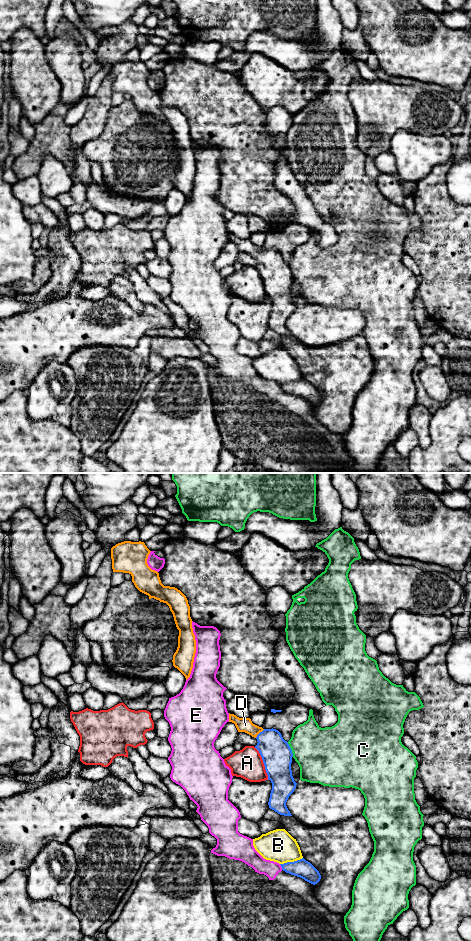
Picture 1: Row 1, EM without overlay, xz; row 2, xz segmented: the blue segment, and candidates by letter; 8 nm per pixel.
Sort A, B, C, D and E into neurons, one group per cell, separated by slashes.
A / B / C / D / E

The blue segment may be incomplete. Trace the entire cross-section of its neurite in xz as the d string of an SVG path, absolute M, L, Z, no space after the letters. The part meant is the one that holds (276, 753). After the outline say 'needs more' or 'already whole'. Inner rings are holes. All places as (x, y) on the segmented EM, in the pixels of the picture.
M229 713L229 722L235 724L238 732L245 732L257 739L255 748L259 751L268 780L272 783L269 808L280 815L292 816L286 806L297 783L291 770L293 753L287 741L276 729L263 729L252 723L250 718L239 718Z; needs more

